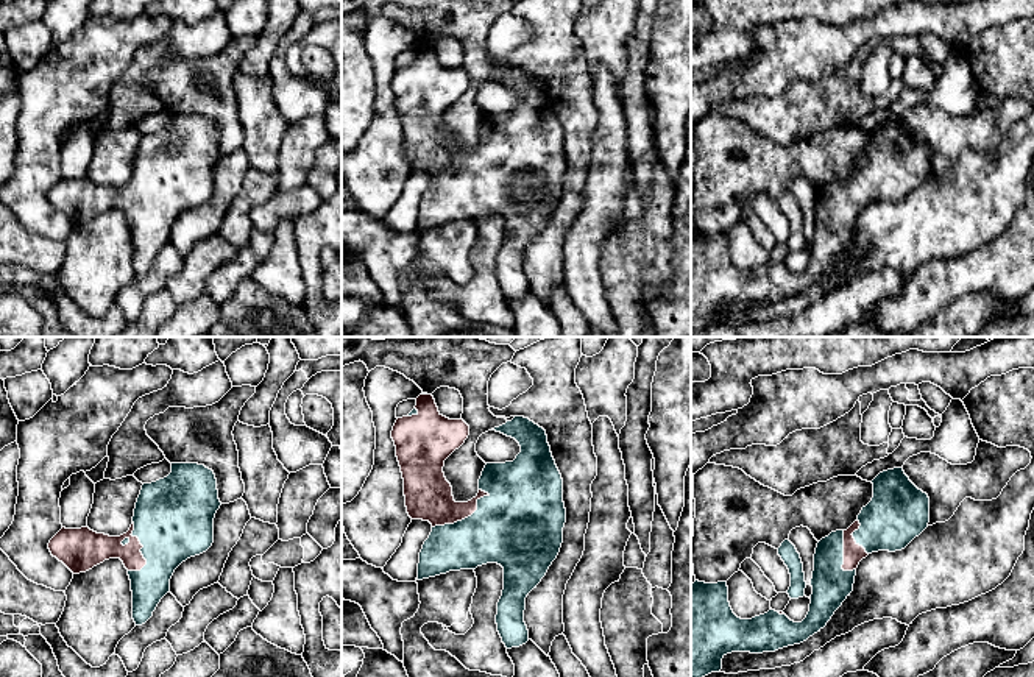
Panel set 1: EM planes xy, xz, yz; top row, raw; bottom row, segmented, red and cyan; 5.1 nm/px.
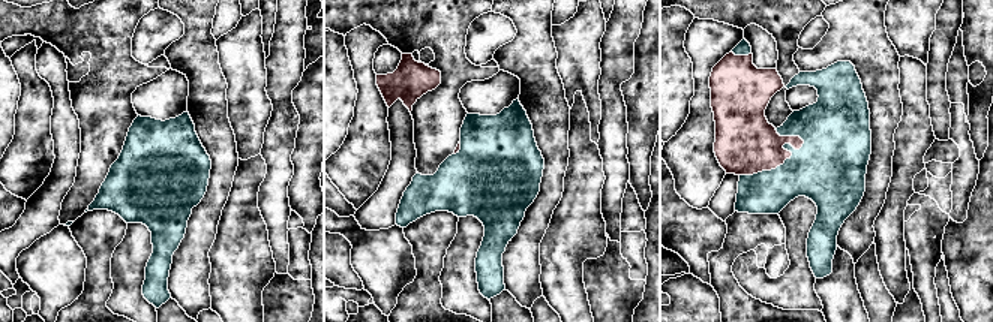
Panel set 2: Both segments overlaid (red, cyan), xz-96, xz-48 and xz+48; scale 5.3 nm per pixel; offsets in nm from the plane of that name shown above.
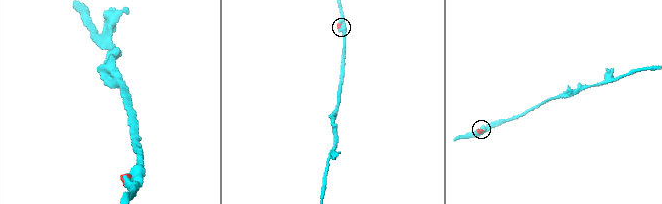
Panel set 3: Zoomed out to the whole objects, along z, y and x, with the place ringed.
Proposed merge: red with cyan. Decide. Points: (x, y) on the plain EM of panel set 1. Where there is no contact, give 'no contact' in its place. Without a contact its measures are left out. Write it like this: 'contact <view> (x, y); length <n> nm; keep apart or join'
contact xz (463, 169); length 340 nm; join

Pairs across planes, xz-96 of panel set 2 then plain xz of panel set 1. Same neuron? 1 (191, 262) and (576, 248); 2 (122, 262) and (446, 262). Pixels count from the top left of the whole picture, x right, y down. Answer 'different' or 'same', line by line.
1: different
2: different

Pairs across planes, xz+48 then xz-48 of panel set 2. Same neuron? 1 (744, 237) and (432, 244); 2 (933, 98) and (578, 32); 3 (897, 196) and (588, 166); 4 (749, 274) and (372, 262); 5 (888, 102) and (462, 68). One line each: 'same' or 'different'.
1: same
2: different
3: same
4: different
5: different

